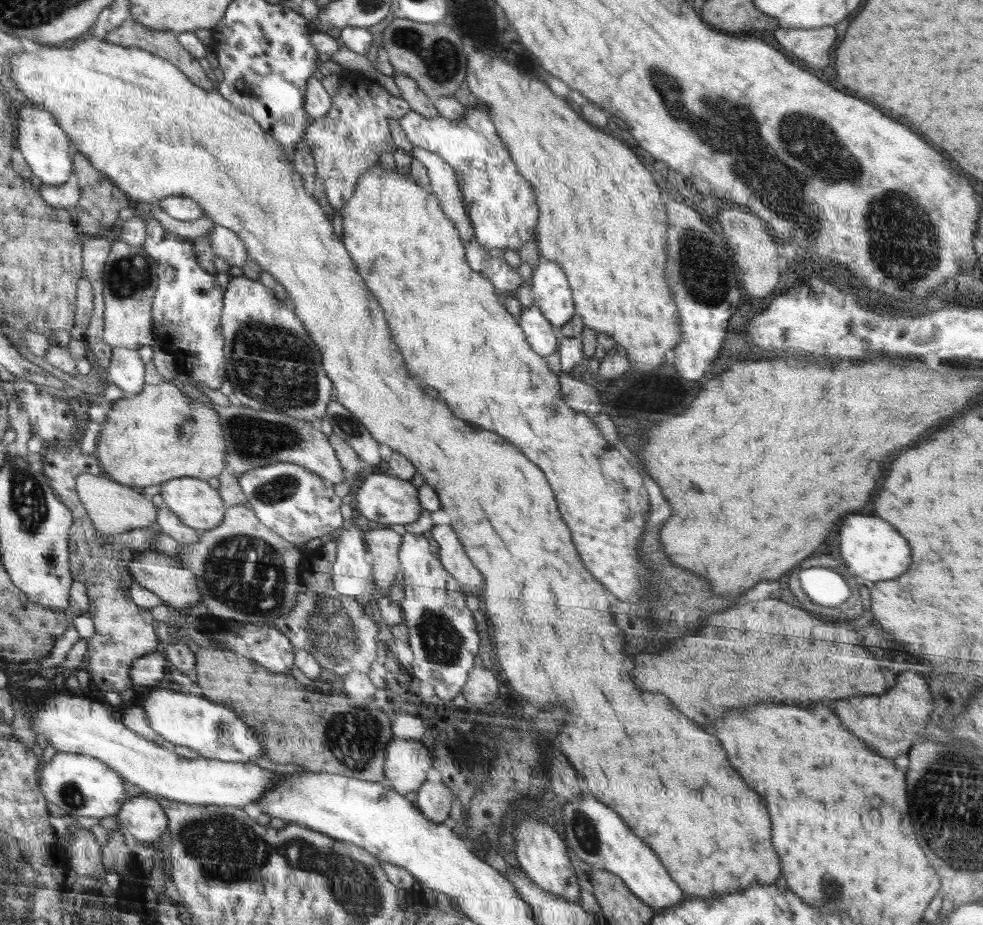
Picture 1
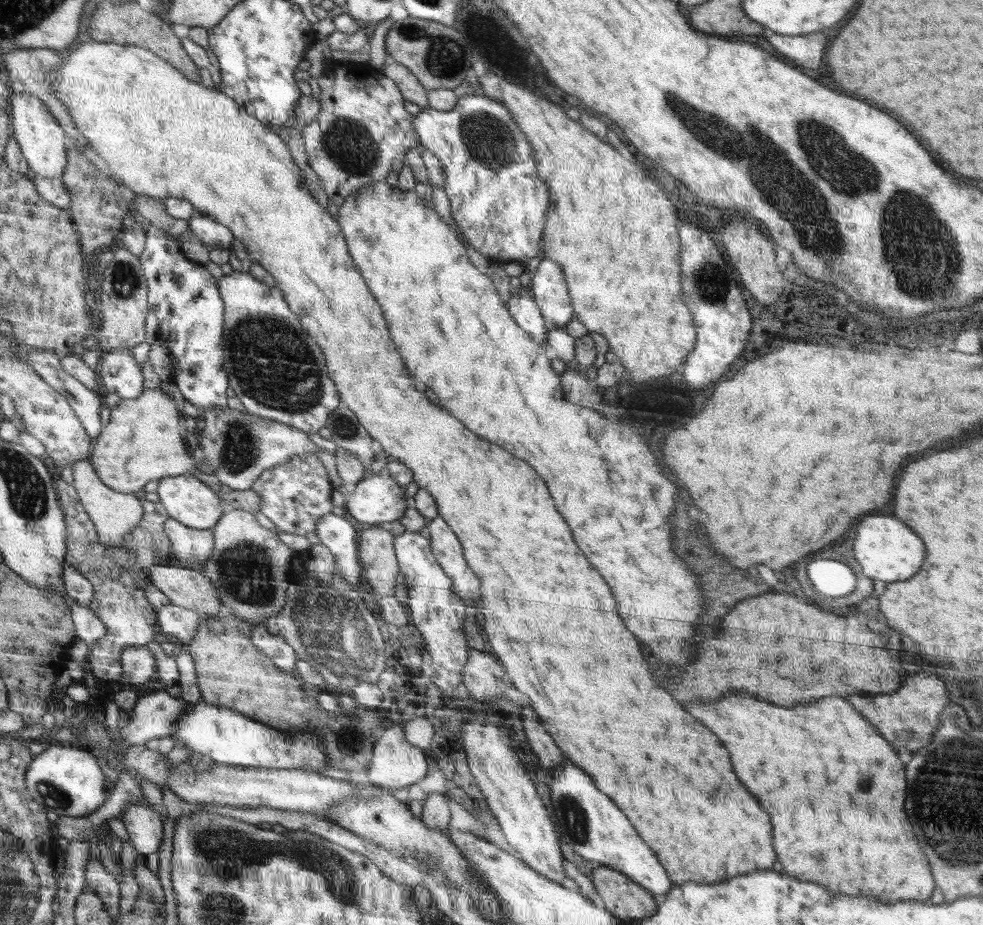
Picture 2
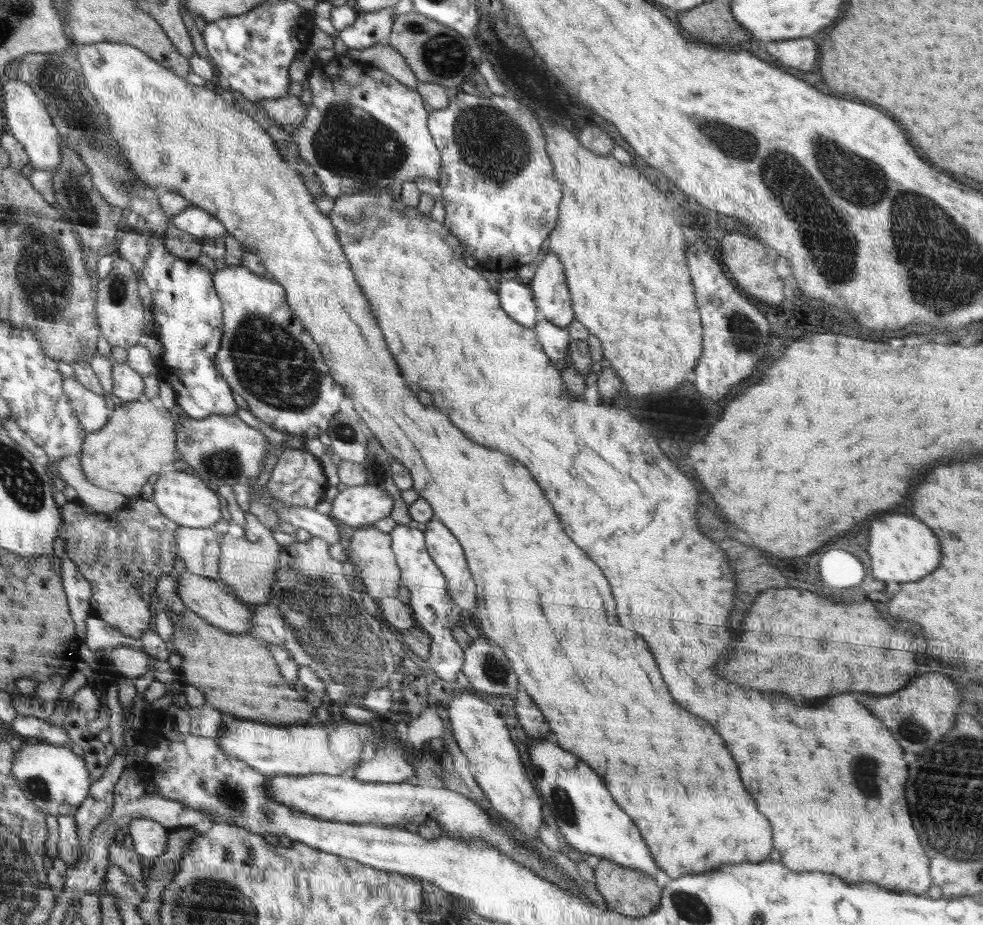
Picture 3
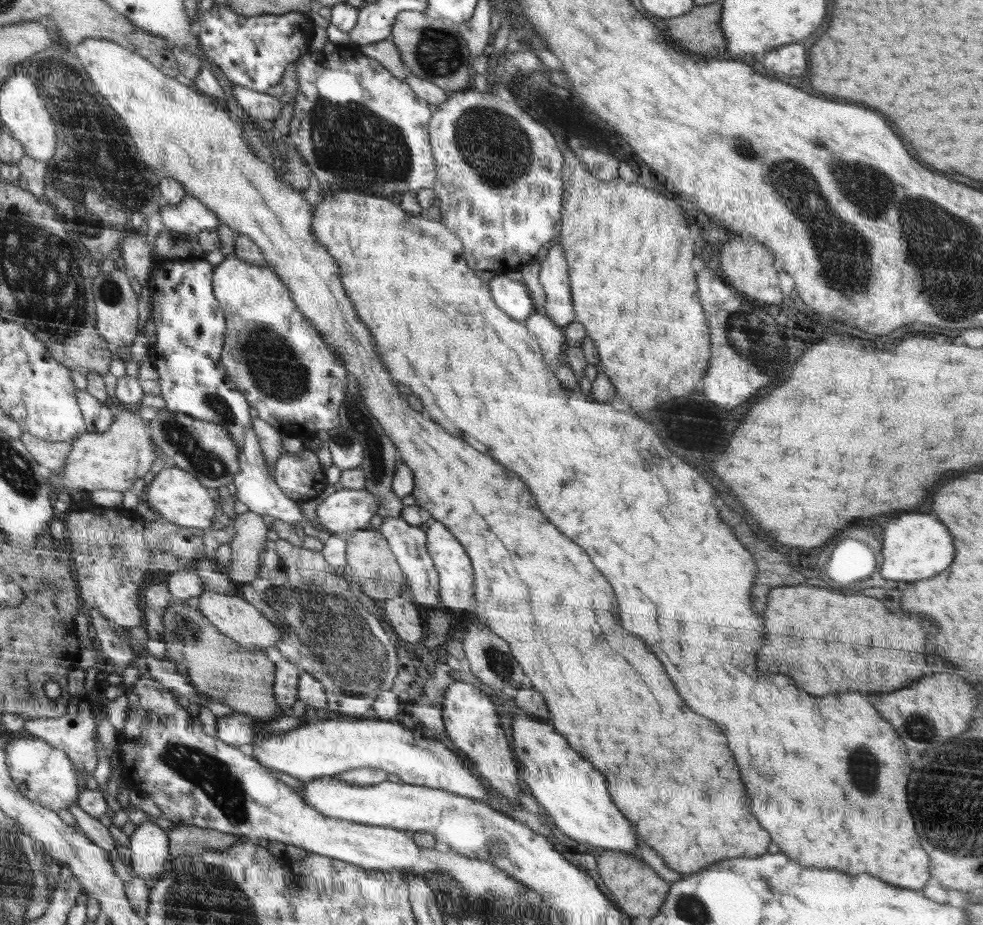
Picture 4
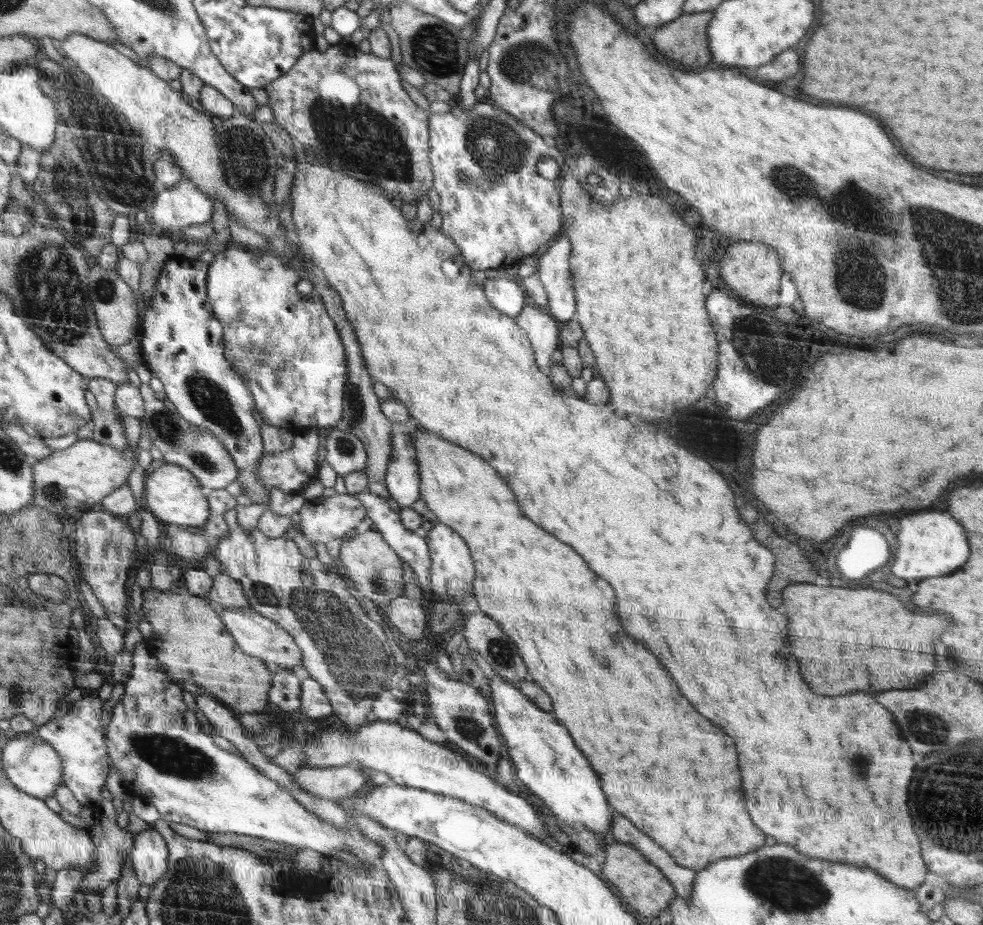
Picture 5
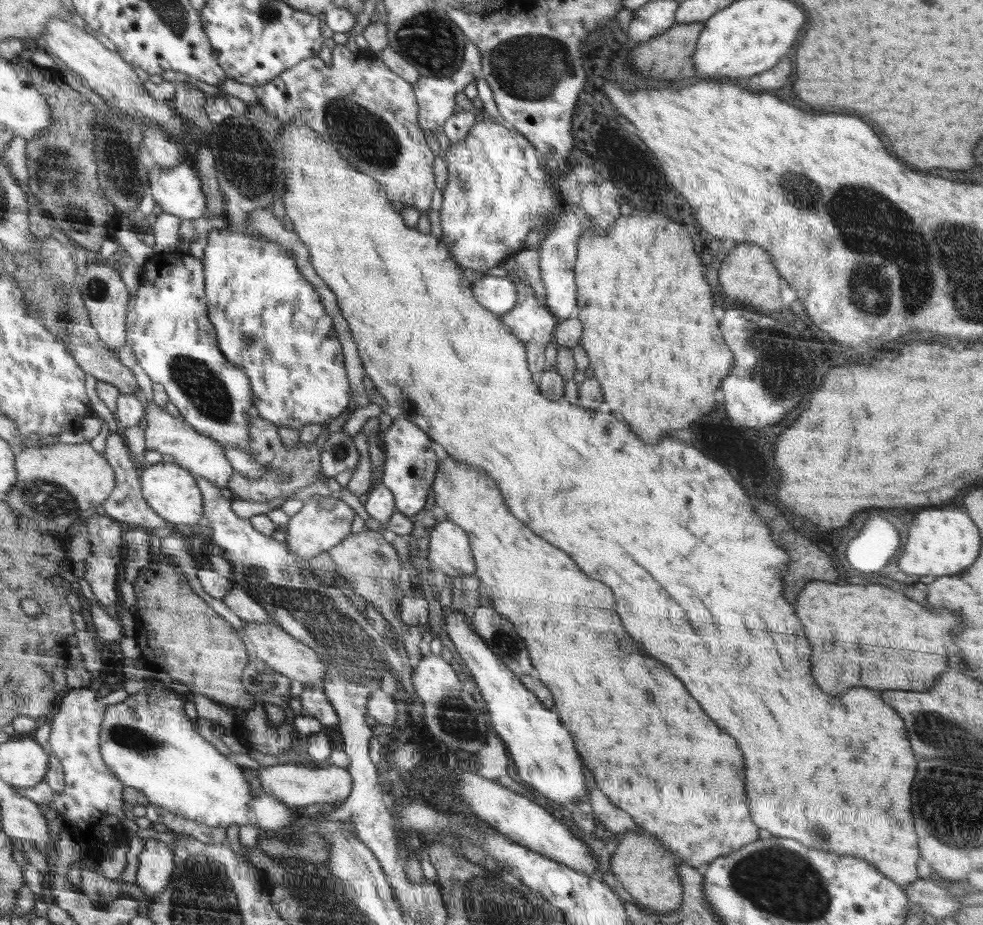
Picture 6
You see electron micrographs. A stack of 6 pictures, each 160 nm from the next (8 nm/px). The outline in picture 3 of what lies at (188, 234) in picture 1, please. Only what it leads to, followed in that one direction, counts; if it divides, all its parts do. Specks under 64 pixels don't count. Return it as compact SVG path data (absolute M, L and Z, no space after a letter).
M68 48L66 52L29 53L19 61L17 78L34 88L37 95L46 103L53 123L57 125L58 132L61 132L63 143L81 154L81 158L89 166L90 173L93 173L94 185L102 197L118 208L127 208L129 212L138 213L153 229L154 236L164 236L172 216L168 216L162 210L157 190L148 188L144 182L136 178L136 174L130 172L130 166L120 152L120 146L110 138L106 114L100 110L96 99L86 88L77 53L78 50L74 48Z

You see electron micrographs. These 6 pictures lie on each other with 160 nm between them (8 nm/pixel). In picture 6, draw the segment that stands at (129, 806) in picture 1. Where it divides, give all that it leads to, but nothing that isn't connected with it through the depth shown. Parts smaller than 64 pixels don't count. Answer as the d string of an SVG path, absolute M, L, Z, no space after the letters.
M146 839L144 848L139 854L138 862L134 882L137 895L151 899L157 894L161 894L175 871L172 850L162 841Z

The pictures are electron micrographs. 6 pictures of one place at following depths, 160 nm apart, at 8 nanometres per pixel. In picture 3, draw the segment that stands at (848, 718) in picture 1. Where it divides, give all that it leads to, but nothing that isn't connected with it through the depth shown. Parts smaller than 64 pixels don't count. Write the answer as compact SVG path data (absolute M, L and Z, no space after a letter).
M924 674L916 678L916 682L908 684L904 690L898 690L890 696L876 696L864 692L854 692L852 696L884 722L884 726L892 732L892 736L906 752L914 754L924 752L924 746L940 742L940 738L952 730L956 722L956 710L962 702L962 694L958 692L956 684L940 674Z

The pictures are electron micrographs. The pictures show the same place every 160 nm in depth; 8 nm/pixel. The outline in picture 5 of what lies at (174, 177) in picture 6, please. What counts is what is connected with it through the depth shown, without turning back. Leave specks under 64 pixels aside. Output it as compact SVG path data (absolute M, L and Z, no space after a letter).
M183 178L174 188L161 187L150 208L150 220L162 229L179 233L182 228L210 223L214 214L213 203L206 193Z

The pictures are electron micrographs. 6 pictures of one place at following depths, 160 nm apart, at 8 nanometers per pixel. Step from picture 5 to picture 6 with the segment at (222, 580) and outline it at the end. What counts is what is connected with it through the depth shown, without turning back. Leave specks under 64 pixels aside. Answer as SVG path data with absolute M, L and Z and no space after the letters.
M238 584L233 585L222 601L243 621L254 623L263 622L264 624L266 624L267 621L274 621L268 614L268 611L264 610L264 607L260 606L260 604L246 592L246 589L240 587Z

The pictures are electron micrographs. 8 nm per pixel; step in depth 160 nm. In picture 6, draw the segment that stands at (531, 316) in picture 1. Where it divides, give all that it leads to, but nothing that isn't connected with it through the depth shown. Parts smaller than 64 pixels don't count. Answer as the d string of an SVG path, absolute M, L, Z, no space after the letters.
M483 275L474 283L474 297L490 312L503 315L516 304L516 285L502 276Z

